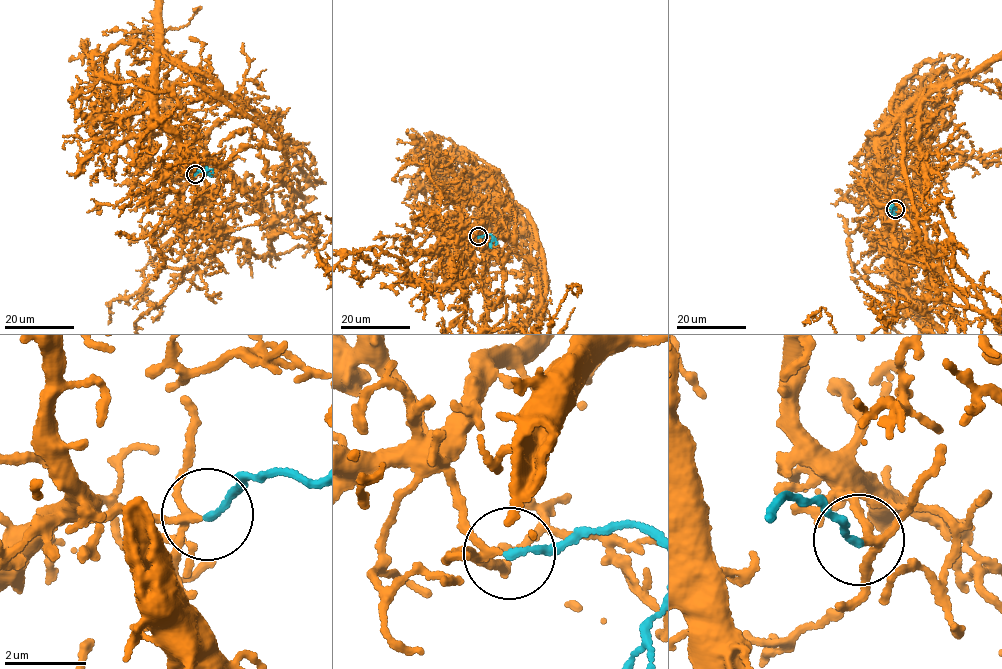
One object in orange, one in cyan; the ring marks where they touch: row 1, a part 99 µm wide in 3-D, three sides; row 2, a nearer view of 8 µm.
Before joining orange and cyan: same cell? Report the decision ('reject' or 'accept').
accept

